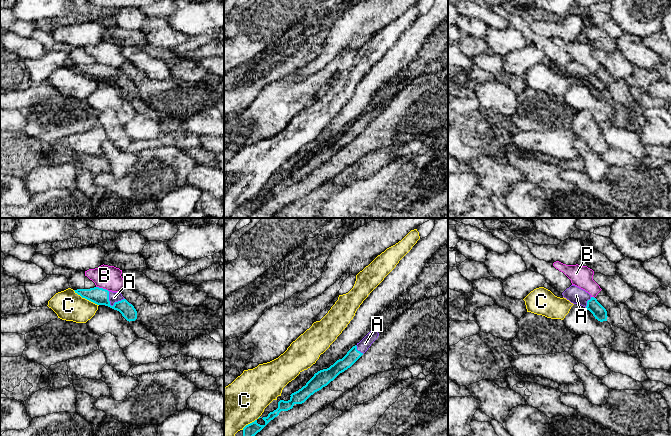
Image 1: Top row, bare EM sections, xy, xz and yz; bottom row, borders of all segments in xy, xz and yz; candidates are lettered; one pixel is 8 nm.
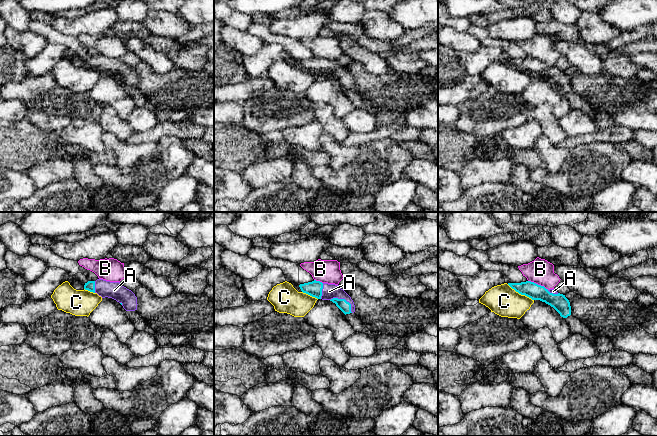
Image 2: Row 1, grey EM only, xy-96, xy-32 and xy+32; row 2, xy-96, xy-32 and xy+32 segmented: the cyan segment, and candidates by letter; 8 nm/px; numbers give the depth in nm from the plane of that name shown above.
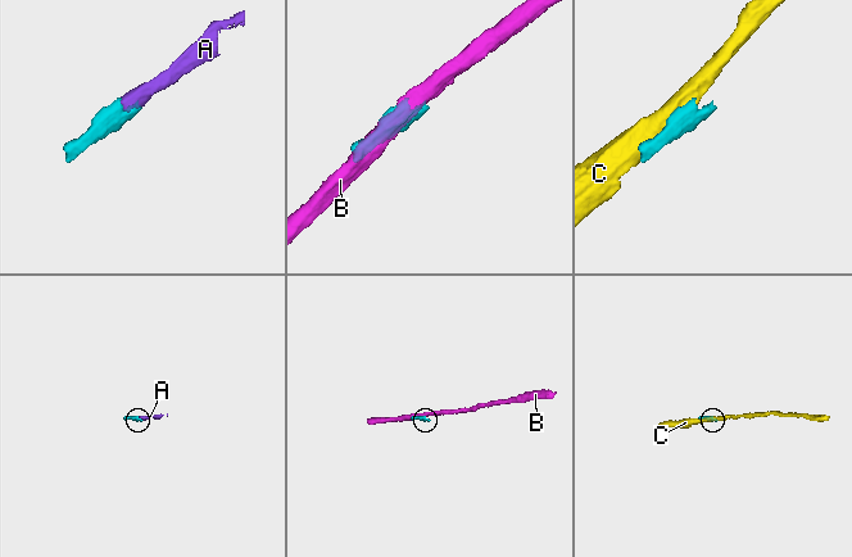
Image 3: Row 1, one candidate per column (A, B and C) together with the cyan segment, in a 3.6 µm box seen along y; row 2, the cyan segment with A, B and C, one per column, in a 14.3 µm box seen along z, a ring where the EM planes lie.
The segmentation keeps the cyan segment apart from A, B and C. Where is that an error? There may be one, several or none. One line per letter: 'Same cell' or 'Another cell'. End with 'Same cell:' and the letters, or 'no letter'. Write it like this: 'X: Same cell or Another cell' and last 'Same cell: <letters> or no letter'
A: Same cell
B: Another cell
C: Another cell
Same cell: A

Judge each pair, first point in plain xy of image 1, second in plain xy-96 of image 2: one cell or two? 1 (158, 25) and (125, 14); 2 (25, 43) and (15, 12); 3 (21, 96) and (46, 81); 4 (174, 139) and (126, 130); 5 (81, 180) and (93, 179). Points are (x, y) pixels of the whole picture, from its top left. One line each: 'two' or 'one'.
1: two
2: two
3: one
4: two
5: one

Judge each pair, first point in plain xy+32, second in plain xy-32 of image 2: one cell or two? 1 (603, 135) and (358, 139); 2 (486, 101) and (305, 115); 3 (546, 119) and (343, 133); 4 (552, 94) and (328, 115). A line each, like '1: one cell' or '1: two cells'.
1: one cell
2: one cell
3: one cell
4: two cells

